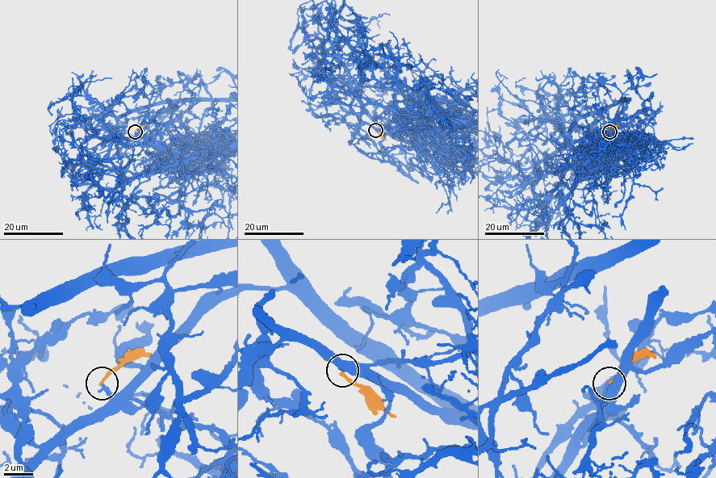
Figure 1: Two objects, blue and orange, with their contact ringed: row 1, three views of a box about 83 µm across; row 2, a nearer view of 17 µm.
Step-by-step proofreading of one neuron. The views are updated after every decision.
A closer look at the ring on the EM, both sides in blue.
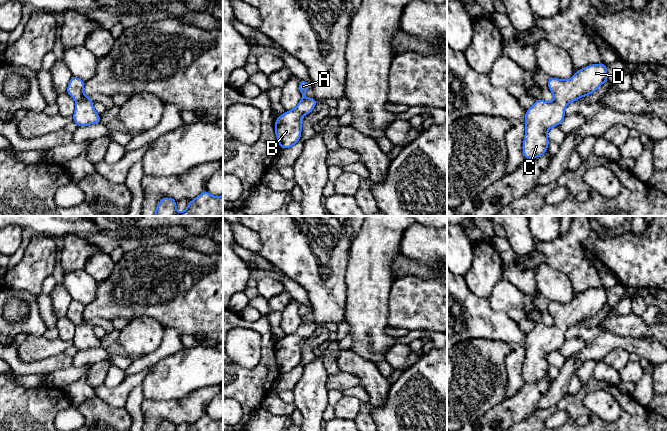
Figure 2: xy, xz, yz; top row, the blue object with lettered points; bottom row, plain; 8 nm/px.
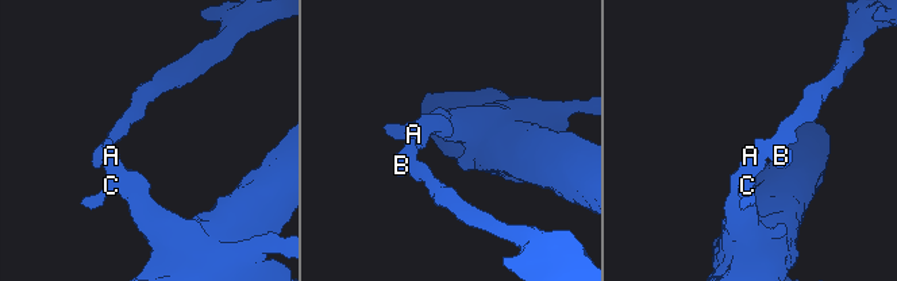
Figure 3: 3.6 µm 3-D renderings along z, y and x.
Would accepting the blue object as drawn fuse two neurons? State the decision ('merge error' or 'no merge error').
no merge error

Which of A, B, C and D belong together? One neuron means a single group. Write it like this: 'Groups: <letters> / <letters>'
Groups: A B C D

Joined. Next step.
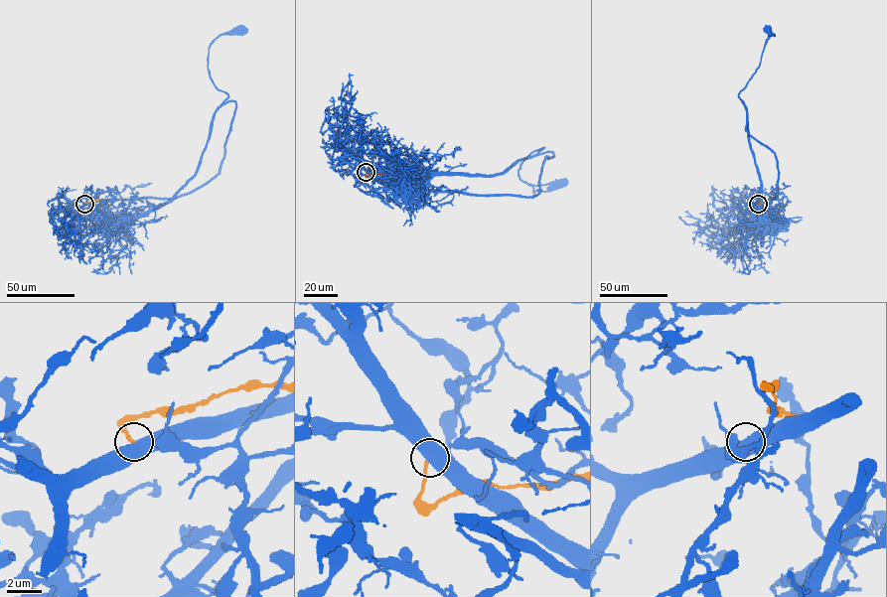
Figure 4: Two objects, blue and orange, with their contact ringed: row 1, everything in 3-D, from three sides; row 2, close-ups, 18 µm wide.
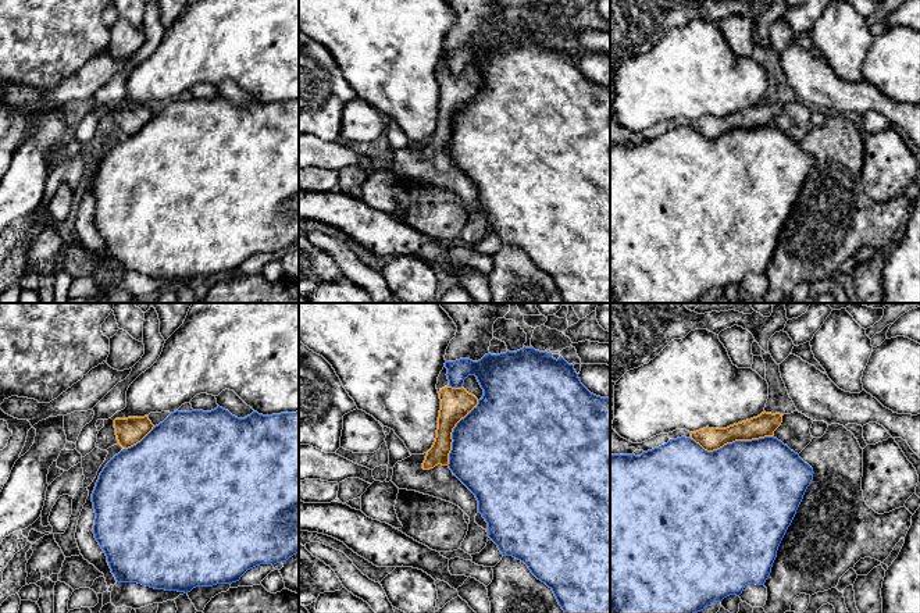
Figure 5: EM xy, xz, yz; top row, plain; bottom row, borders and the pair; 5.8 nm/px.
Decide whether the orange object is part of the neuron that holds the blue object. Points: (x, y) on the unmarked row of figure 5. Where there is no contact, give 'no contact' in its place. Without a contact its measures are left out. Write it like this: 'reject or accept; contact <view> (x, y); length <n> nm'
reject; contact yz (730, 132); length 480 nm

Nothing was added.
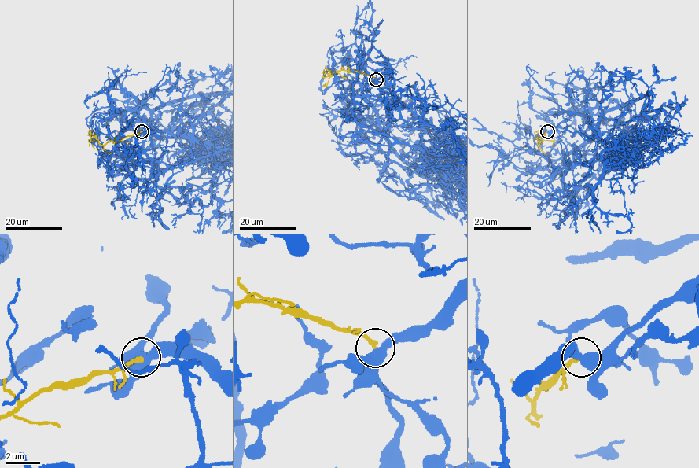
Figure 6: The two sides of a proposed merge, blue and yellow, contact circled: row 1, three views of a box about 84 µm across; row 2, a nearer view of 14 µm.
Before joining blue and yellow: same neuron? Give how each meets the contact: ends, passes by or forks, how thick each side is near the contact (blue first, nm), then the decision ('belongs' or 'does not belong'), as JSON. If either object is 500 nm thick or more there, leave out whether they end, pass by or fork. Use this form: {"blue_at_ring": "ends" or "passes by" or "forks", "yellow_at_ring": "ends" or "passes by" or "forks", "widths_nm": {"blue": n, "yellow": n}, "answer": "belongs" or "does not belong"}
{"widths_nm": {"blue": 550, "yellow": 240}, "answer": "does not belong"}

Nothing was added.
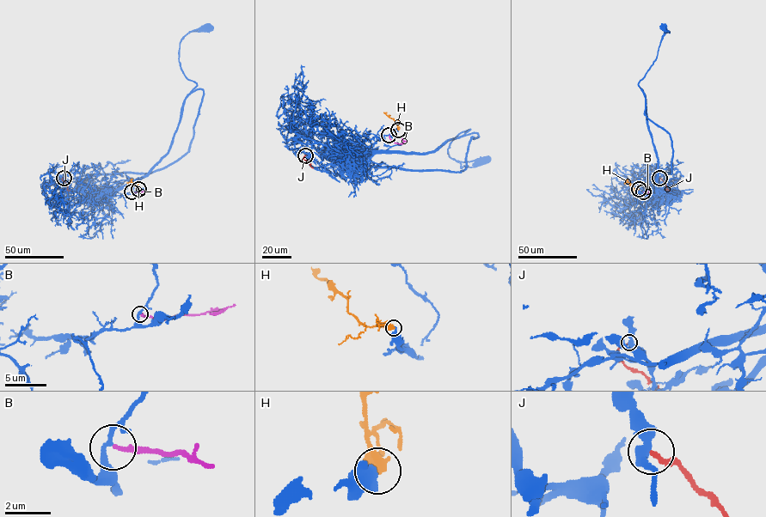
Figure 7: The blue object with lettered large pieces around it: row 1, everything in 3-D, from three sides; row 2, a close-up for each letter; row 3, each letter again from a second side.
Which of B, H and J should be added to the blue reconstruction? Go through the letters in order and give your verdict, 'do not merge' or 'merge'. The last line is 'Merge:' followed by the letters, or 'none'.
B: merge
H: do not merge
J: do not merge
Merge: B

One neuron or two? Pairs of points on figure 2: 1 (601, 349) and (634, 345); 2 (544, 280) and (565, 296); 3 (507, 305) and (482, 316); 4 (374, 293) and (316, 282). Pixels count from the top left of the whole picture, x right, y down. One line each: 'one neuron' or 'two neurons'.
1: one neuron
2: one neuron
3: two neurons
4: two neurons

